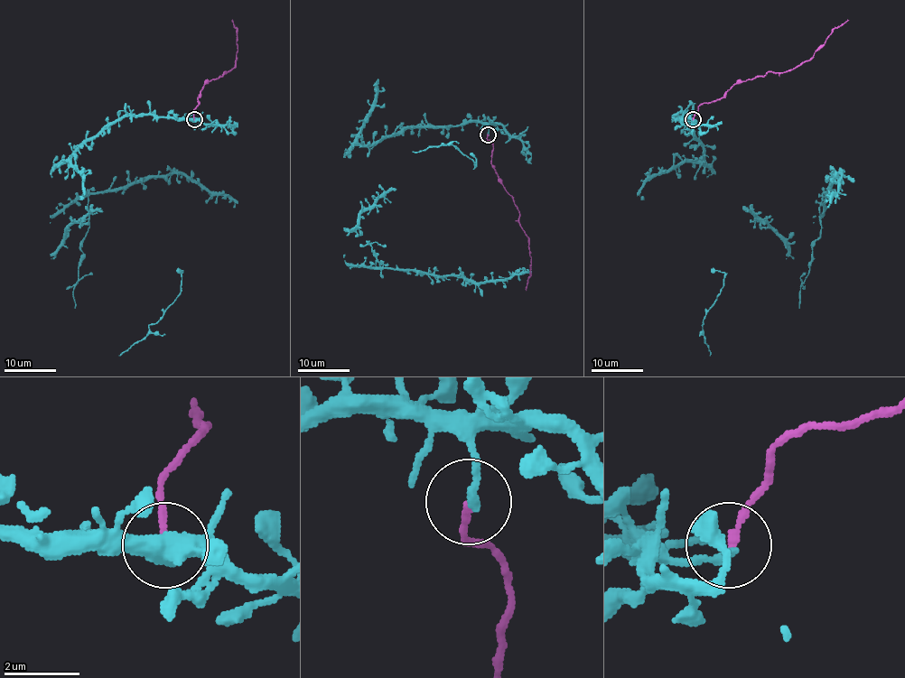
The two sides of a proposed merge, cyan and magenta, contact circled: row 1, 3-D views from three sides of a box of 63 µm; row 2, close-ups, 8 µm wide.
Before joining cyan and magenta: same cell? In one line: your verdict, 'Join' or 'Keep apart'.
Keep apart

